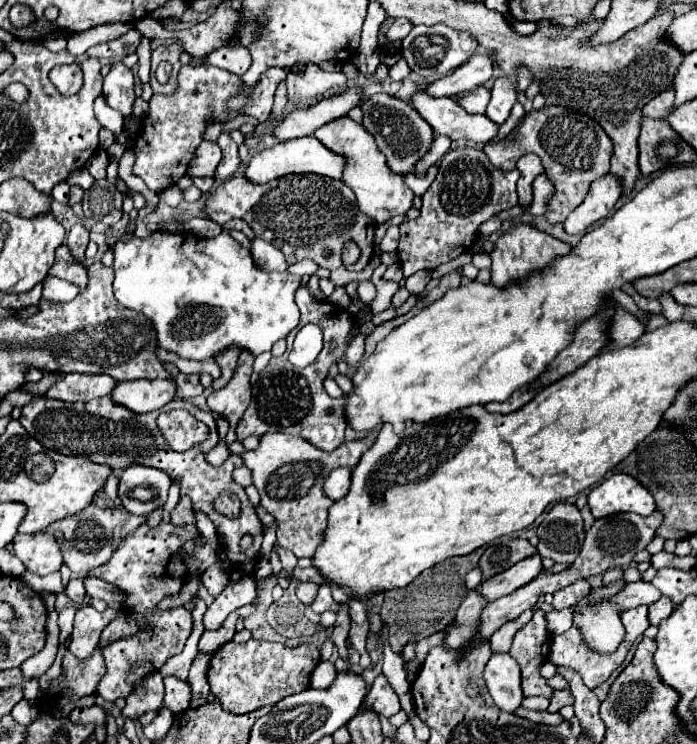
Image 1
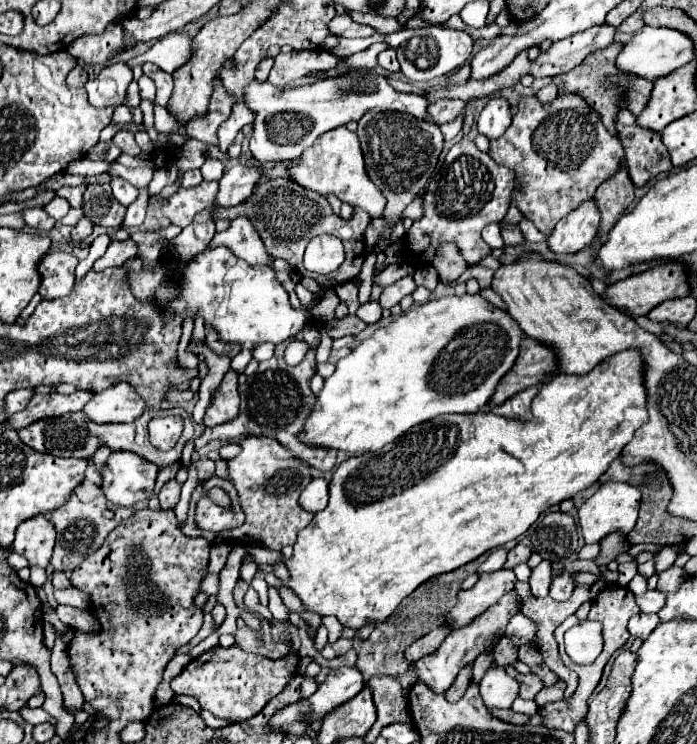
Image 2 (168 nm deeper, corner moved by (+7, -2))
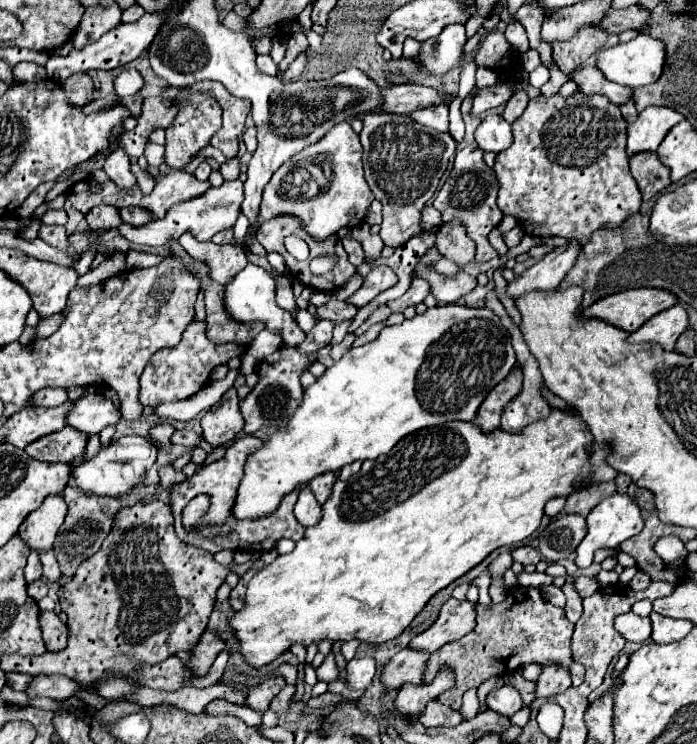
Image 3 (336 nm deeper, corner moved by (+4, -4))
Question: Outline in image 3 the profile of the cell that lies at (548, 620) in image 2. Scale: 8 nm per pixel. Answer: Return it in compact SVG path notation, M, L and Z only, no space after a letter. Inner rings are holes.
M509 588L501 604L481 606L475 604L477 624L461 640L449 642L427 660L423 682L431 684L439 670L449 668L455 674L455 686L449 692L441 692L437 700L453 710L461 708L461 698L469 688L479 688L487 678L499 676L499 662L505 670L513 672L519 664L565 664L569 668L573 686L579 686L585 676L585 668L571 660L571 634L573 624L567 620L563 608L549 604L539 588Z

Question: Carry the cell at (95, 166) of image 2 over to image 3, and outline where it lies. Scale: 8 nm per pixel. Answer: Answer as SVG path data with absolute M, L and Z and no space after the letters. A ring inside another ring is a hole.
M117 148L113 156L105 160L103 170L121 188L131 188L135 184L135 176L129 170L129 156L121 148Z

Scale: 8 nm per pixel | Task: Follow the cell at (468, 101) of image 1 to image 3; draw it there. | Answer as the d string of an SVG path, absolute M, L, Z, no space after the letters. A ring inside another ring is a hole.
M431 104L427 108L419 108L411 112L411 118L427 128L433 128L437 132L447 132L449 126L449 104Z

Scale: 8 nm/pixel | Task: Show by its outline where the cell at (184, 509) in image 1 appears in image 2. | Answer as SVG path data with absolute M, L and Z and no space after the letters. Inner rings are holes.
M170 480L164 484L164 488L160 490L160 508L162 510L174 510L174 506L178 504L180 500L180 484L176 480Z

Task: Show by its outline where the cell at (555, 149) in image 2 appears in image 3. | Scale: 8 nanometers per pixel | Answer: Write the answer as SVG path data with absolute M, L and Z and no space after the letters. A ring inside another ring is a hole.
M581 92L569 98L539 96L529 100L525 112L513 122L511 130L515 136L513 146L497 154L495 162L499 182L497 206L503 214L515 216L527 234L541 238L563 236L587 244L597 228L619 228L631 214L639 212L641 194L629 172L629 158L625 154L627 122L619 106L605 96L585 96Z

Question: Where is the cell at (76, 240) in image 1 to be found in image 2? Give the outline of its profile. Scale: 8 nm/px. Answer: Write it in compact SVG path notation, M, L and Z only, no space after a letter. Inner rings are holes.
M82 216L82 220L72 228L72 232L70 232L70 238L72 238L72 242L74 244L78 244L78 242L82 242L84 238L88 238L90 236L90 232L92 232L92 222L90 222L90 218L86 218L86 216Z

